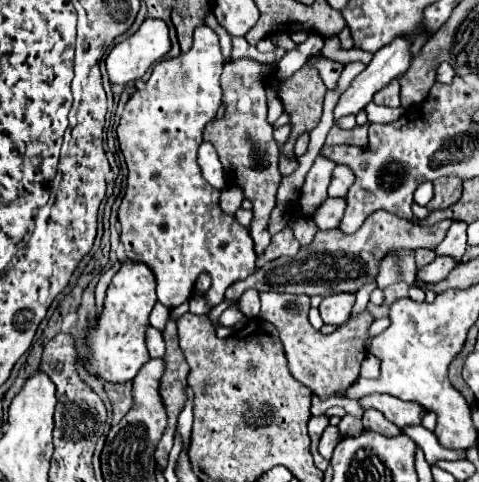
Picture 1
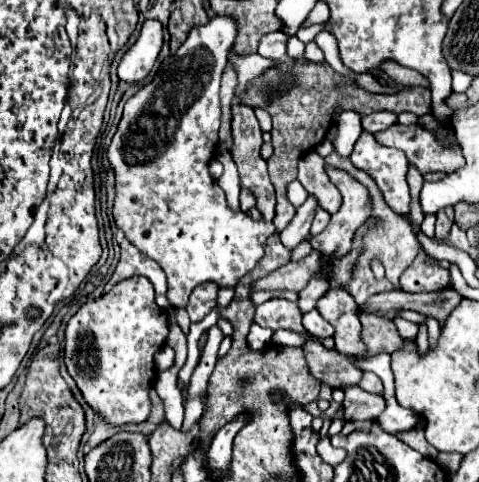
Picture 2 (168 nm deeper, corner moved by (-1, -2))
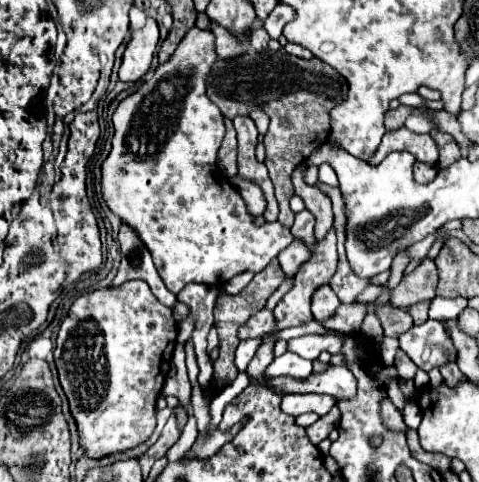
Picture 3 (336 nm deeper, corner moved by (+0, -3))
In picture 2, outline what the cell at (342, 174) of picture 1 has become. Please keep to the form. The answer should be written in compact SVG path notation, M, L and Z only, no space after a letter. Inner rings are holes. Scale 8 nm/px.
M309 152L299 160L299 182L305 186L309 194L313 194L321 208L325 208L329 214L335 214L341 206L341 194L337 186L329 180L321 156L317 152Z

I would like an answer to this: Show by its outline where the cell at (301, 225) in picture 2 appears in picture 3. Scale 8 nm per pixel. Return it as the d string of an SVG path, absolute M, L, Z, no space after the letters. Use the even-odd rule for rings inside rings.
M292 241L280 255L278 255L278 263L282 265L282 271L286 277L294 279L294 275L300 271L300 265L306 263L306 259L310 259L310 247L298 241Z

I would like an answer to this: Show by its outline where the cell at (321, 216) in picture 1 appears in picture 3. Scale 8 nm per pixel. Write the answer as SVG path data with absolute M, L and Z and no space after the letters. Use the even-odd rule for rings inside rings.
M302 211L296 215L294 225L290 227L290 233L294 239L312 245L314 243L314 215L310 215L310 211Z

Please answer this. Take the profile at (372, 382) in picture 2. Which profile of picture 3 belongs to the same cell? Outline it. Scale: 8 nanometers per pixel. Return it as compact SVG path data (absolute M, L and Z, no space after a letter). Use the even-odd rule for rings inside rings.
M384 399L384 401L382 401L382 419L384 419L384 423L386 423L390 429L406 431L406 423L404 423L402 415L398 413L398 409L392 405L390 399Z

